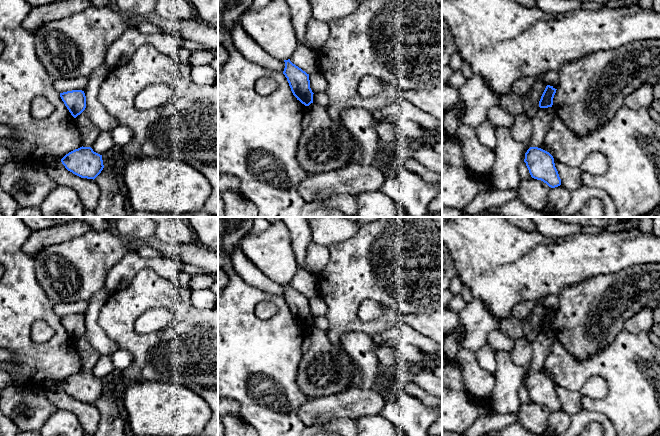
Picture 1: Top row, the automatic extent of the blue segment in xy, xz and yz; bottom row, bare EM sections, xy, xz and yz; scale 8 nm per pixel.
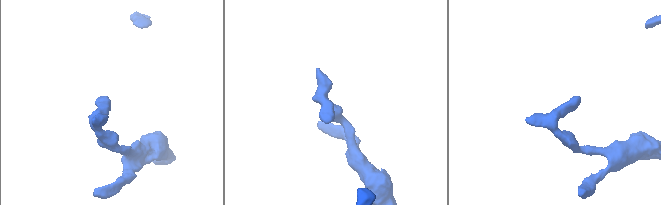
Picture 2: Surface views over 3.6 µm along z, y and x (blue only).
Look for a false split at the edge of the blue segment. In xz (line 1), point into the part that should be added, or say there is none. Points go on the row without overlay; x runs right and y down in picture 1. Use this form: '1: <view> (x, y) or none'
1: none

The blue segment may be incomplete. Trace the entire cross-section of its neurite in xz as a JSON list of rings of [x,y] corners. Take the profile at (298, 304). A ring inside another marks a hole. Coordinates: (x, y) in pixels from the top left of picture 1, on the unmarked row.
[[[290,283],[284,284],[283,298],[287,302],[293,319],[305,330],[313,327],[313,316],[310,312],[309,298],[293,288]]]

